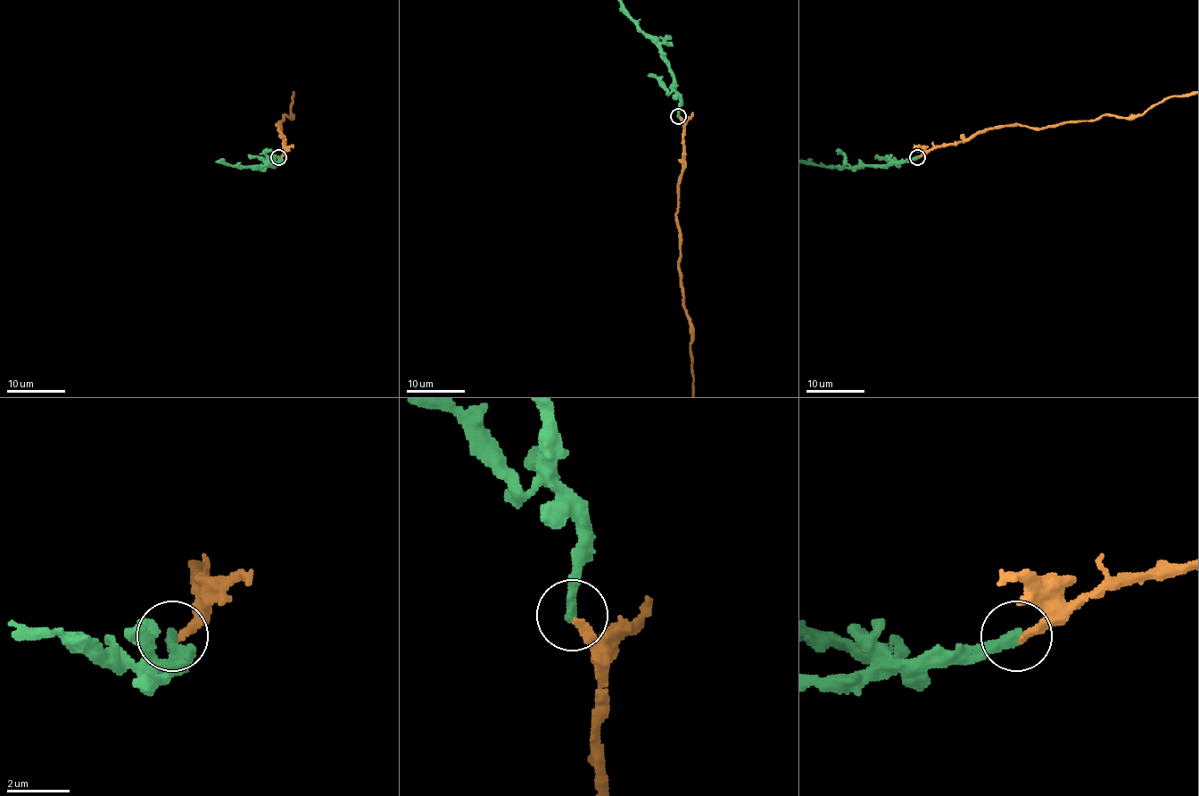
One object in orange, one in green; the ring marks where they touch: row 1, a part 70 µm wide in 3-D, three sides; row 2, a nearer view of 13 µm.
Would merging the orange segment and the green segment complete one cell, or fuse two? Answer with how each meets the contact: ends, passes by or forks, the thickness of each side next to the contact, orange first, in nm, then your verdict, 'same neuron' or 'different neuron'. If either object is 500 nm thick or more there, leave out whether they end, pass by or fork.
orange ends there; green ends there; 240 nm thick on the orange side, 340 nm on the other; different neuron

